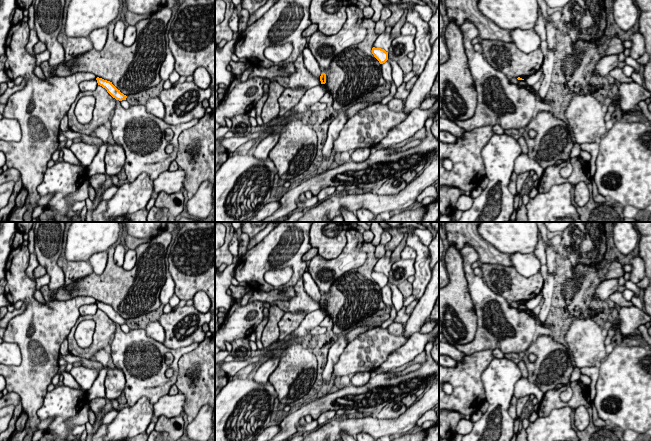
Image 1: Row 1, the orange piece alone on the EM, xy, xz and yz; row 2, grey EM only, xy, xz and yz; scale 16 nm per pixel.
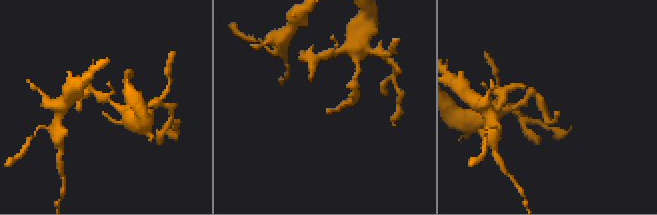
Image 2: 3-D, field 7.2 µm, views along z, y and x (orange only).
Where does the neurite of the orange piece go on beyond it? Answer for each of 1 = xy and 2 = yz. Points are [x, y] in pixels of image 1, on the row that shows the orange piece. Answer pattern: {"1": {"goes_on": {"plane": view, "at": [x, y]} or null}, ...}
{"1": {"goes_on": null}, "2": {"goes_on": null}}

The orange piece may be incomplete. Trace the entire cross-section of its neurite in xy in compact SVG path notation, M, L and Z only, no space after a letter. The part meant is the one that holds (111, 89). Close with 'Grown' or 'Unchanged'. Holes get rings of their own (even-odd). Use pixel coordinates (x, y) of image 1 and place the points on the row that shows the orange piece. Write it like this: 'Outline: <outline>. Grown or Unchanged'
Outline: M96 78L98 85L102 86L107 90L107 92L116 100L122 101L126 100L127 96L120 92L110 81L104 80L102 78Z. Unchanged

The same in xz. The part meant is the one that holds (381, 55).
Outline: M373 47L372 54L380 64L385 63L388 60L388 52L386 52L384 49Z. Unchanged

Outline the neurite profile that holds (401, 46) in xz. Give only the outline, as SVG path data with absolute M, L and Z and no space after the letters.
M400 35L393 39L388 52L388 59L399 61L406 57L410 52L415 51L415 35Z

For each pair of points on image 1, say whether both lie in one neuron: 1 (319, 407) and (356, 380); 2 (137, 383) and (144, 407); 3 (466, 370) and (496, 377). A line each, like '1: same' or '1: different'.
1: different
2: different
3: different

